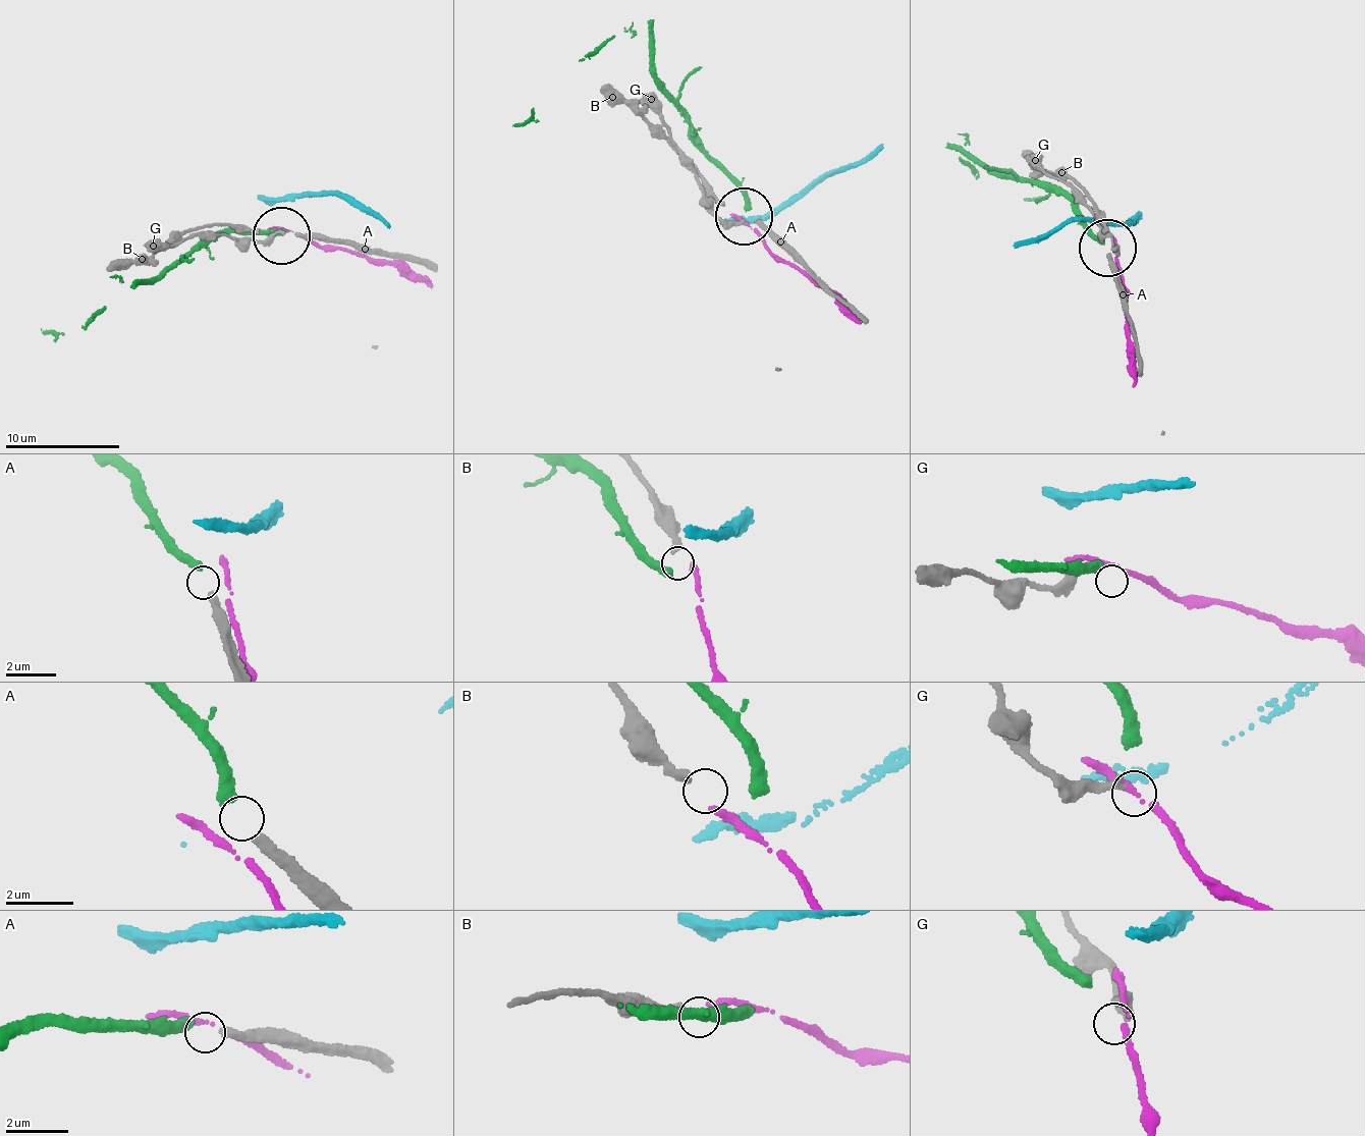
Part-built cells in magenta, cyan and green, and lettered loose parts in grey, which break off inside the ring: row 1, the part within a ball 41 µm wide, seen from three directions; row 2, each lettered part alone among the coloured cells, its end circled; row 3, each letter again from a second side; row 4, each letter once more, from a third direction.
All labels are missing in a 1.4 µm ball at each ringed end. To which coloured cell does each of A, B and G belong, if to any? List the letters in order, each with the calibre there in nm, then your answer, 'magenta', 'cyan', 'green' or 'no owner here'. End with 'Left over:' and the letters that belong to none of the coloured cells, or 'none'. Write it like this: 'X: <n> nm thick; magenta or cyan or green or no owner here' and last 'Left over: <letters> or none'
A: 280 nm thick; green
B: 260 nm thick; magenta
G: 240 nm thick; no owner here
Left over: G

